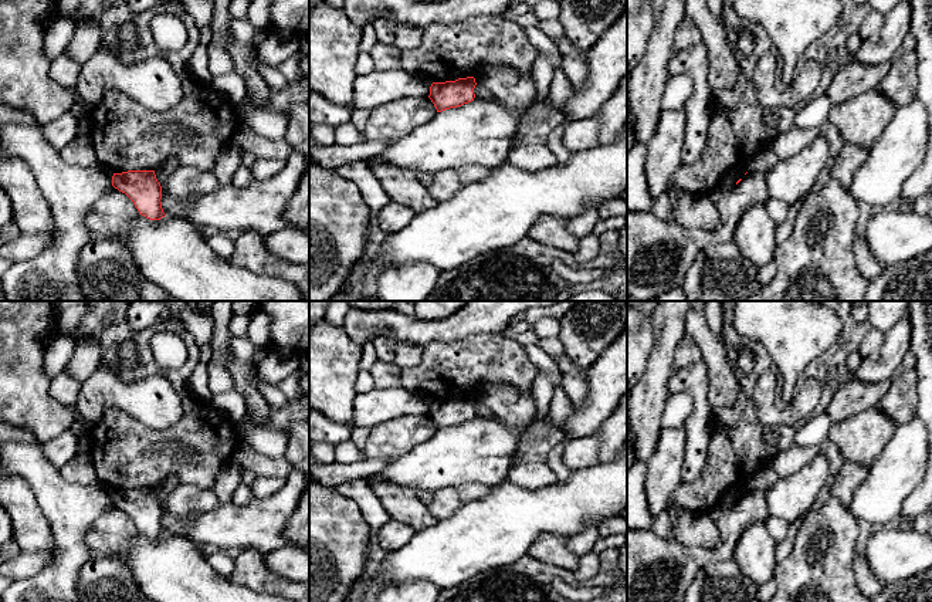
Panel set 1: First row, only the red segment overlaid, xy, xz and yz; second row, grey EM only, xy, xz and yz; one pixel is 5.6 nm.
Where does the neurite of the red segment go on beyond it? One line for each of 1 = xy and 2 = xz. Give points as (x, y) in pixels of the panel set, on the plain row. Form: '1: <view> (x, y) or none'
1: none
2: none

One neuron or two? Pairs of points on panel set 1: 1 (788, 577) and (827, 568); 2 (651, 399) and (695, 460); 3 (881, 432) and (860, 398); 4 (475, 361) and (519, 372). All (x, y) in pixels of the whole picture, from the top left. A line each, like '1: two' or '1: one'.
1: one
2: two
3: two
4: one

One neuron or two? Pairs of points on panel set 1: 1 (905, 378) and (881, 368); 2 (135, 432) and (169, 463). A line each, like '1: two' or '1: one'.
1: two
2: one

